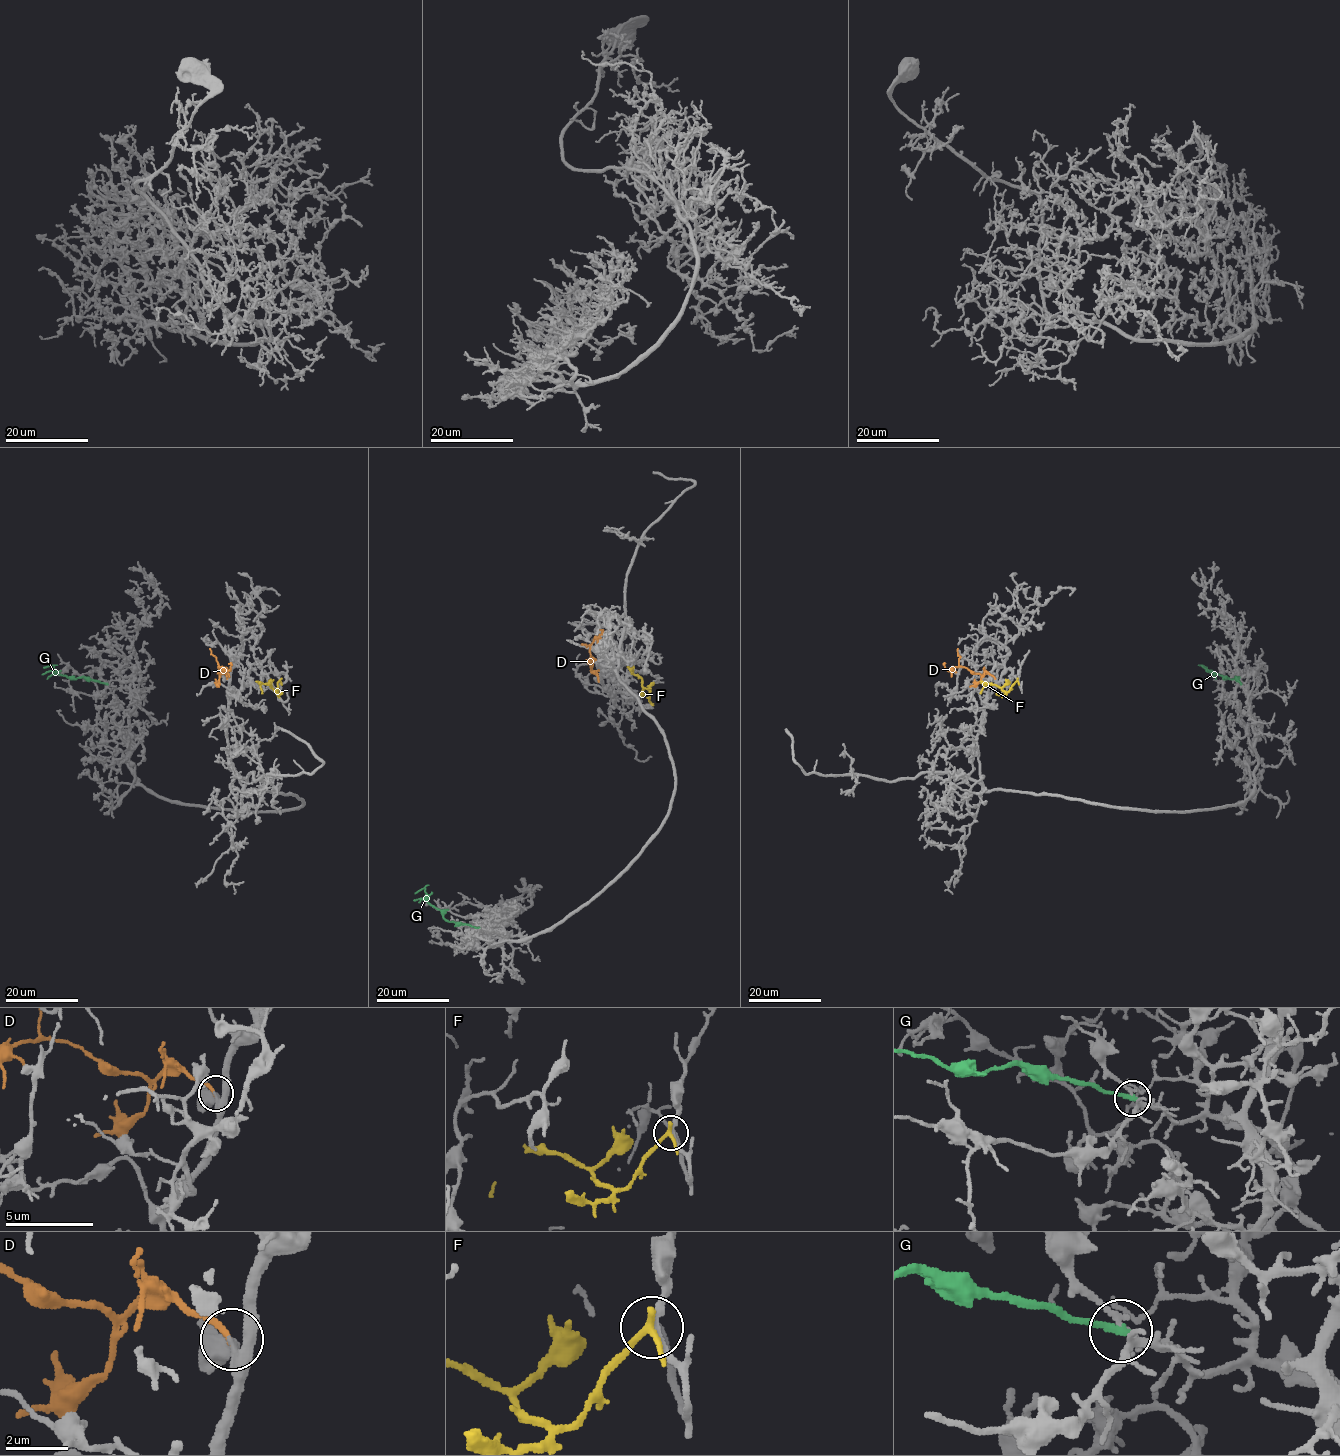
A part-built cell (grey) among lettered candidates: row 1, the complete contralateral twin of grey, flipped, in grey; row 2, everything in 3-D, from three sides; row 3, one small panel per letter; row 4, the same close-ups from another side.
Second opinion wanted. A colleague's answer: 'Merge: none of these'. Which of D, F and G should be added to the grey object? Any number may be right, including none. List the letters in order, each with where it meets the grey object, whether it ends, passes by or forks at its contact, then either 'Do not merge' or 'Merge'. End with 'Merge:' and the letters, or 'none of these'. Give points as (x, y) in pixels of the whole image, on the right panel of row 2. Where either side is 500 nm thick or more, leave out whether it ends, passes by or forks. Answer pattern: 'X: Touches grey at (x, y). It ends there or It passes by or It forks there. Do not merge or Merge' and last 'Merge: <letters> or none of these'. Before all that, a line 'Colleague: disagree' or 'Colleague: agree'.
Colleague: disagree
D: Touches grey at (995, 677). It ends there. Merge
F: Touches grey at (1017, 680). It passes by. Do not merge
G: Touches grey at (1241, 684). It ends there. Do not merge
Merge: D

